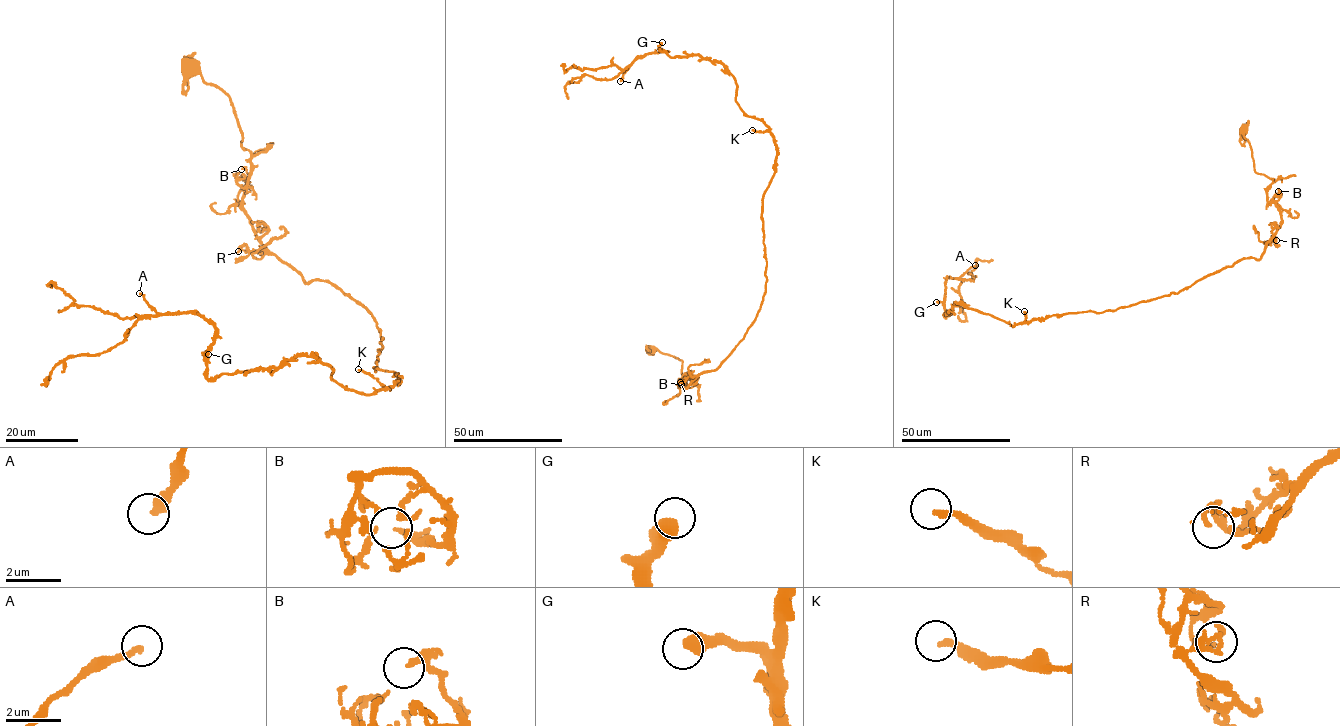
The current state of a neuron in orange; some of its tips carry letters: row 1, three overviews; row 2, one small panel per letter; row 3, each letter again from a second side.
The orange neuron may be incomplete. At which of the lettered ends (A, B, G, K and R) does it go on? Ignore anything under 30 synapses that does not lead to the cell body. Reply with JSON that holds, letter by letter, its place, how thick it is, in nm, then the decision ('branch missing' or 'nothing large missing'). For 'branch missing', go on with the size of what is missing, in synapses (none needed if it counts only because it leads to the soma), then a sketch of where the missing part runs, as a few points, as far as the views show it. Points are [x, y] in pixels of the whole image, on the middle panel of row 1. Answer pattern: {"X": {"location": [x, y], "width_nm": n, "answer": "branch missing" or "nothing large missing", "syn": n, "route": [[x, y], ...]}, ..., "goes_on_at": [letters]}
{"A": {"location": [620, 81], "width_nm": 280, "answer": "branch missing", "syn": 50, "route": [[620, 81], [609, 91], [601, 88], [604, 85], [612, 86]]}, "B": {"location": [681, 384], "width_nm": 180, "answer": "nothing large missing"}, "G": {"location": [662, 42], "width_nm": 500, "answer": "nothing large missing"}, "K": {"location": [752, 130], "width_nm": 220, "answer": "nothing large missing"}, "R": {"location": [680, 382], "width_nm": 160, "answer": "nothing large missing"}, "goes_on_at": ["A"]}

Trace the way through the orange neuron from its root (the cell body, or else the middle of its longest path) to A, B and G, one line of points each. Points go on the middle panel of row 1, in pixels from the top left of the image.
A: (652, 349), (682, 361), (687, 387), (743, 338), (765, 289), (777, 147), (720, 63), (660, 50), (620, 81)
B: (652, 349), (682, 361), (681, 373), (684, 379), (687, 378), (685, 373), (679, 379), (686, 384), (681, 384)
G: (652, 349), (682, 361), (687, 387), (743, 338), (765, 289), (777, 150), (722, 64), (662, 42)

